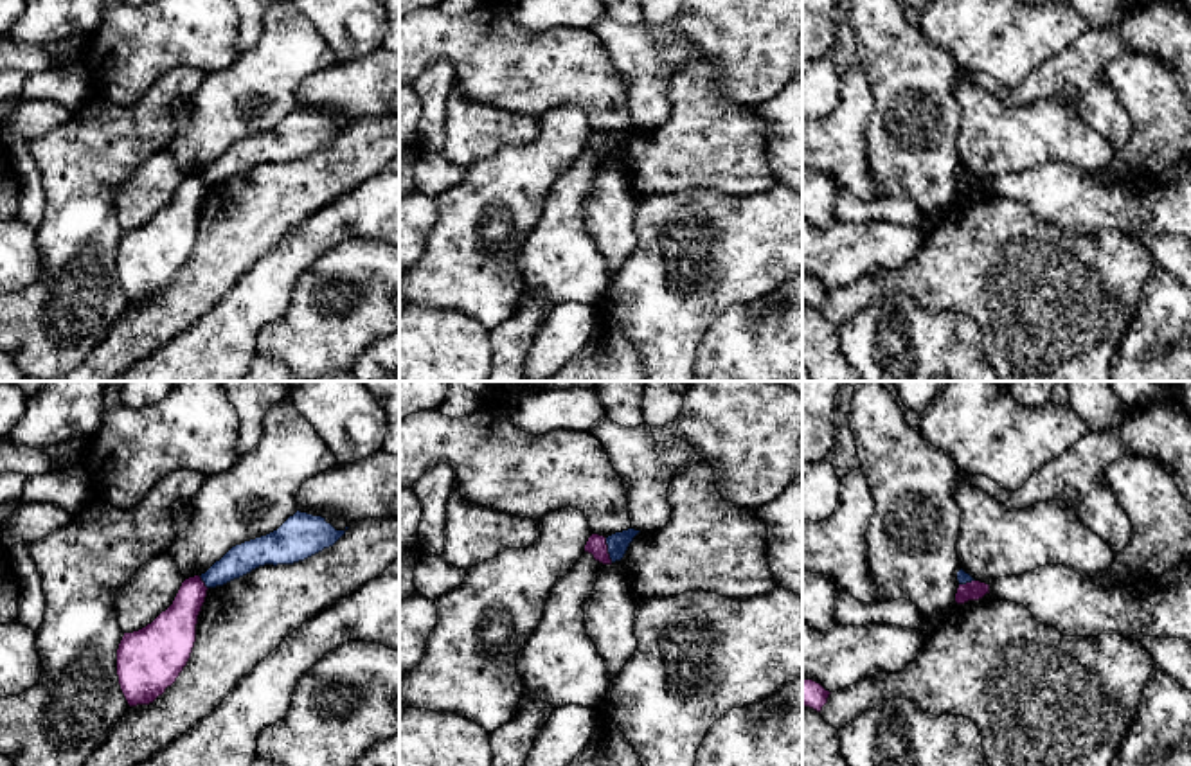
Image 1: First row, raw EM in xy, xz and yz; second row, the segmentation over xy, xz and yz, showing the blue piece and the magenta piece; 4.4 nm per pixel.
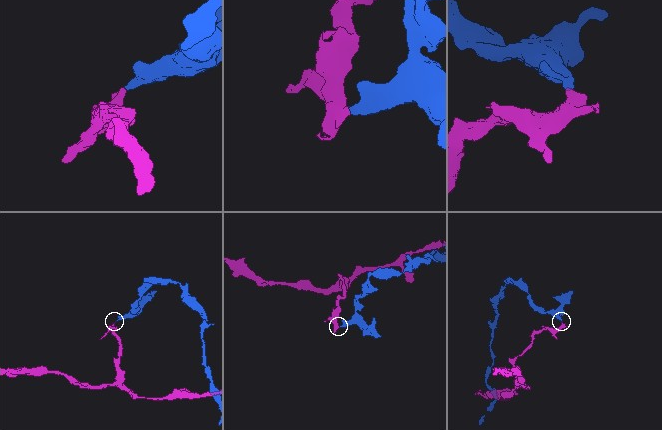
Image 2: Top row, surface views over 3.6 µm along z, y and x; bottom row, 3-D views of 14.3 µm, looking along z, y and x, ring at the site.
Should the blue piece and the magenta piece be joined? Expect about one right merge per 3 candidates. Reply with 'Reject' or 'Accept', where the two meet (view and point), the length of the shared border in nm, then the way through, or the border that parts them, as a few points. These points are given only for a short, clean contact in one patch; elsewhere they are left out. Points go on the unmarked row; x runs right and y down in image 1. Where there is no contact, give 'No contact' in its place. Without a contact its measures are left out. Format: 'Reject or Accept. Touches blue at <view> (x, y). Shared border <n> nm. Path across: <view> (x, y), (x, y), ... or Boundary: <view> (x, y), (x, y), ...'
Reject. Touches blue at xz (608, 148). Shared border 120 nm. Boundary: xz (605, 135), (612, 159)

